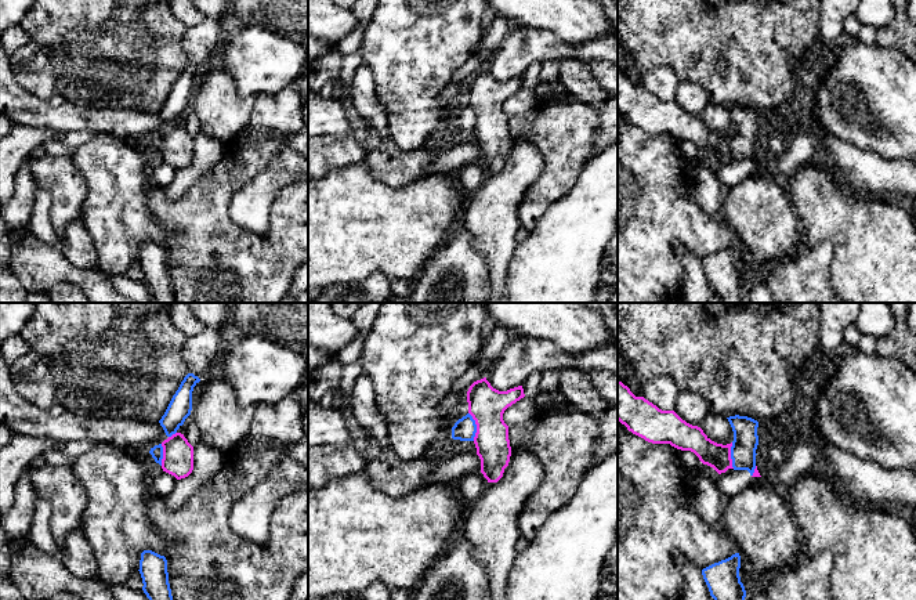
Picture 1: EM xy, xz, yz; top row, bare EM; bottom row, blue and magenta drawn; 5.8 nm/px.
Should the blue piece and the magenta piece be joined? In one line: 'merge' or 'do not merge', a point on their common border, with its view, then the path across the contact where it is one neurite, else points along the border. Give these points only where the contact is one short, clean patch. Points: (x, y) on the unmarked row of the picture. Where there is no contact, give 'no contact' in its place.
do not merge; meets blue in xz at (475, 116); border along xz (469, 102), (475, 115), (474, 130)

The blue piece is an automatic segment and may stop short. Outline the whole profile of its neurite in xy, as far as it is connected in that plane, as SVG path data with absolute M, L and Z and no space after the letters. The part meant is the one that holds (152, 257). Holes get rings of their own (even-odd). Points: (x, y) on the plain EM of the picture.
M144 241L140 250L142 281L153 303L177 303L169 274L167 250L152 241Z

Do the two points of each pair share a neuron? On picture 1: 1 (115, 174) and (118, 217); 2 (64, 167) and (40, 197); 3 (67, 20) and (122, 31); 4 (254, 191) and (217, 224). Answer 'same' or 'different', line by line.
1: same
2: different
3: same
4: different

